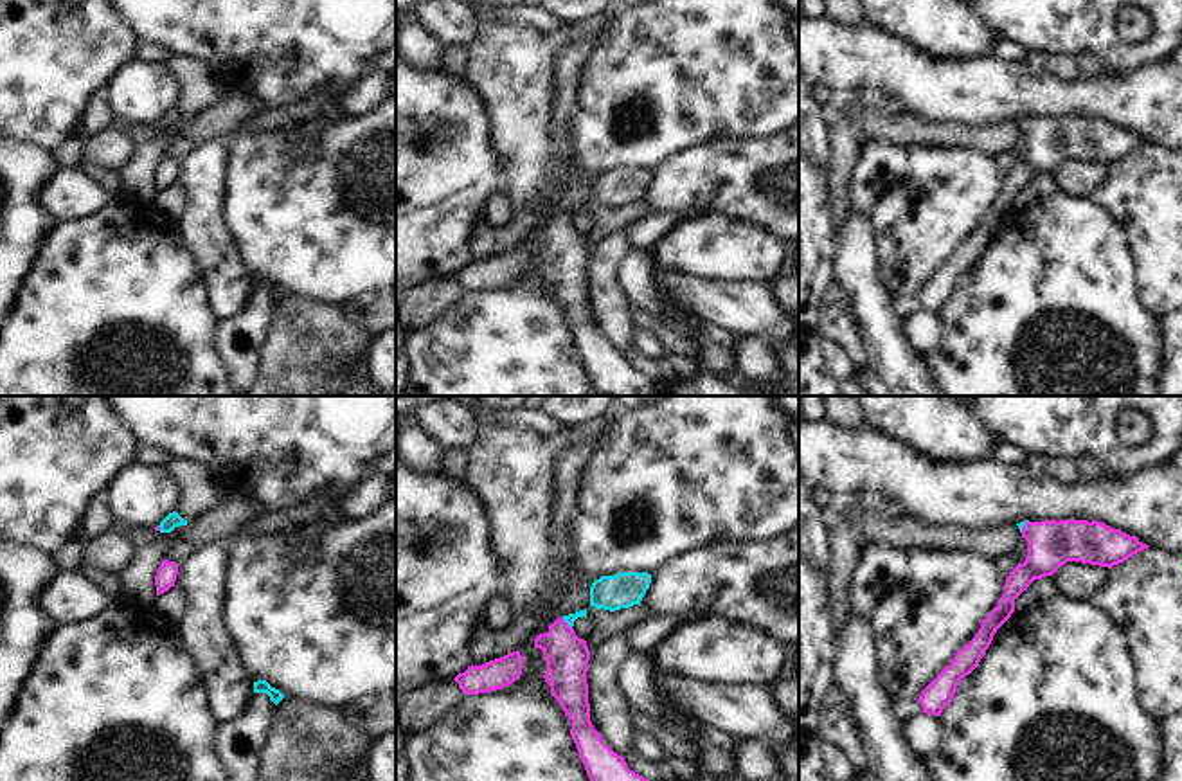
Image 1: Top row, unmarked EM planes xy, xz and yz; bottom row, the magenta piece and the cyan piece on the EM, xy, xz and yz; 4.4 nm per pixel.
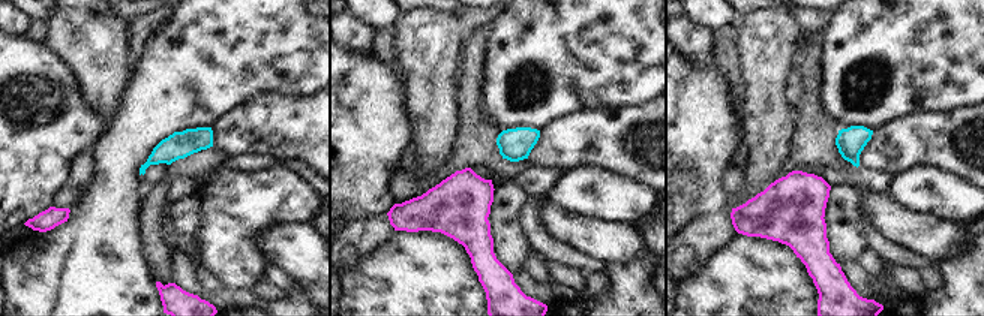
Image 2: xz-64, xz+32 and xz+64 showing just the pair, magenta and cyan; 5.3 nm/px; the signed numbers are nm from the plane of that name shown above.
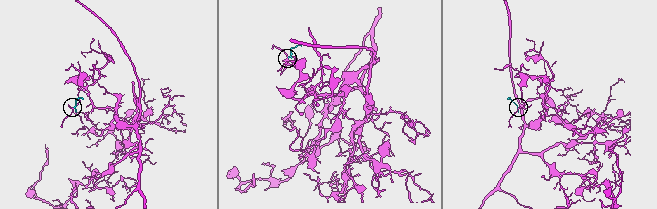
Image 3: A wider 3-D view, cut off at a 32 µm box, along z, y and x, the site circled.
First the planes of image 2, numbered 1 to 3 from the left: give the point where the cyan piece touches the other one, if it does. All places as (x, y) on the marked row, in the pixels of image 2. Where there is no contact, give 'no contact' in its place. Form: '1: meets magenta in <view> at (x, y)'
1: no contact
2: no contact
3: no contact

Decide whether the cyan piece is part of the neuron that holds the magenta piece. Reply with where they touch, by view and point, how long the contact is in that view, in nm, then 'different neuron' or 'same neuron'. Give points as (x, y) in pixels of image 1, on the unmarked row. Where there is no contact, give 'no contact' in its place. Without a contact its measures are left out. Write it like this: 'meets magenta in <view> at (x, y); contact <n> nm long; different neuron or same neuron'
meets magenta in xz at (565, 220); contact 70 nm long; same neuron

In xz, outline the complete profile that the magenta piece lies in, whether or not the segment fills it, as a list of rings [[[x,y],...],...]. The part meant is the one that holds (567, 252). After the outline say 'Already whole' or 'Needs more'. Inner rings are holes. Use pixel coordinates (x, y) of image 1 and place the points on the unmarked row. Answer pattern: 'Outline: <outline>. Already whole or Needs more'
Outline: [[[587,205],[558,214],[534,243],[547,257],[545,279],[565,313],[572,317],[570,333],[590,374],[592,394],[599,396],[655,396],[657,382],[628,365],[590,319],[587,268],[590,248],[587,238],[574,229],[574,218],[587,214]]]. Needs more.

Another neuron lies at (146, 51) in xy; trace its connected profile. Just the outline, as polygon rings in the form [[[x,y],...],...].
[[[139,43],[139,49],[137,49],[137,59],[139,61],[167,63],[171,58],[173,58],[173,54],[157,43]]]

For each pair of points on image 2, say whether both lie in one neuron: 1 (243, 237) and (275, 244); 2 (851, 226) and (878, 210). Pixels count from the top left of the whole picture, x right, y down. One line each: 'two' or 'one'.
1: two
2: two

